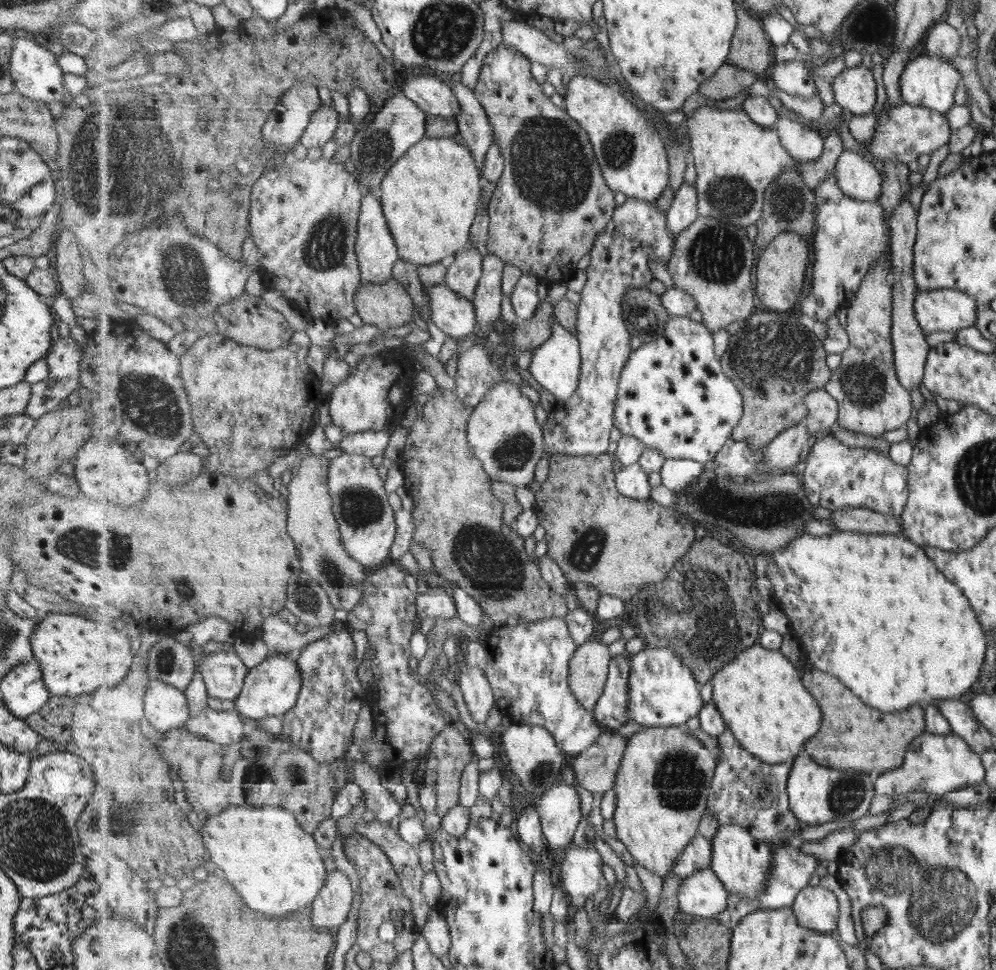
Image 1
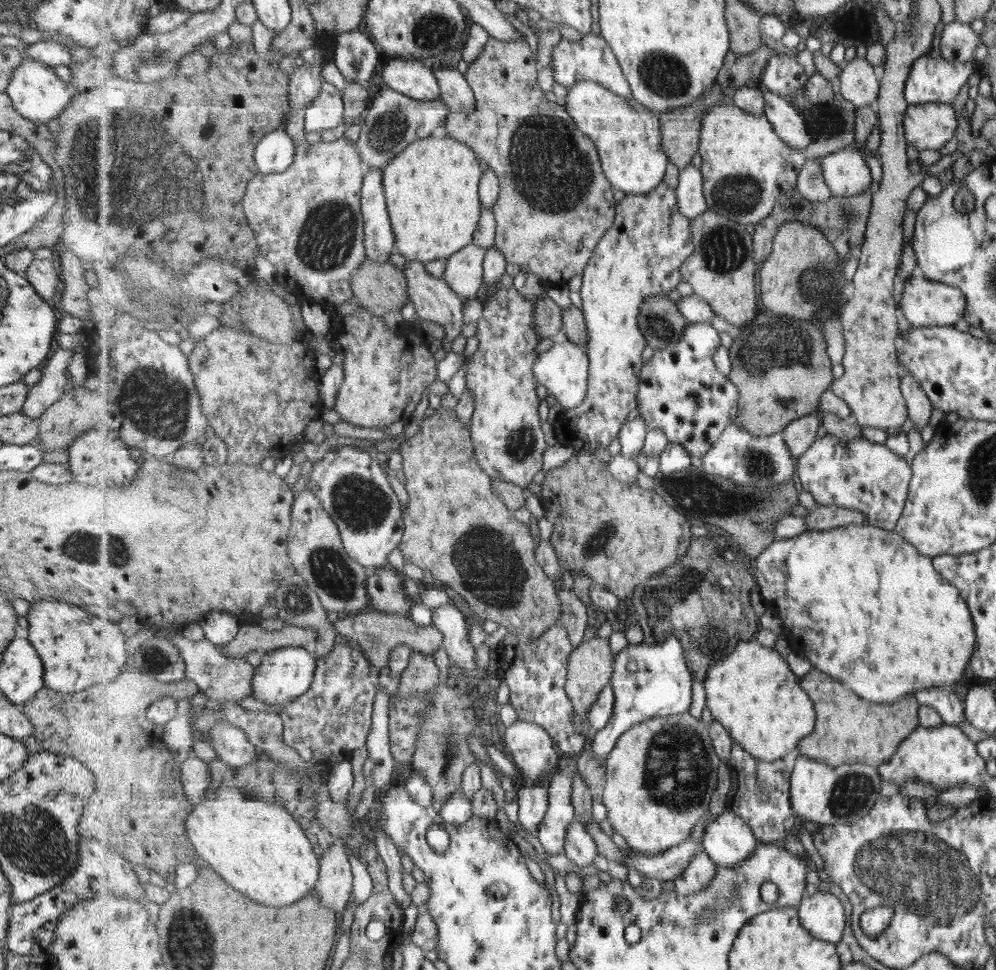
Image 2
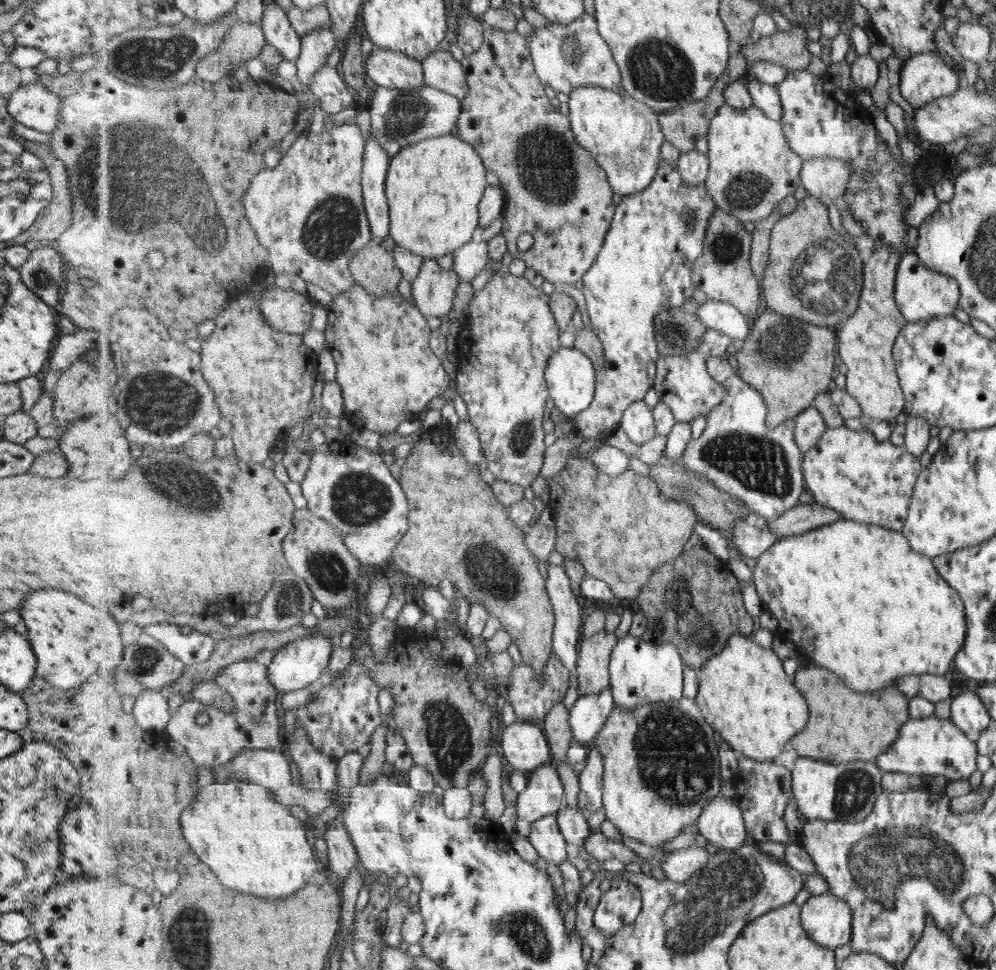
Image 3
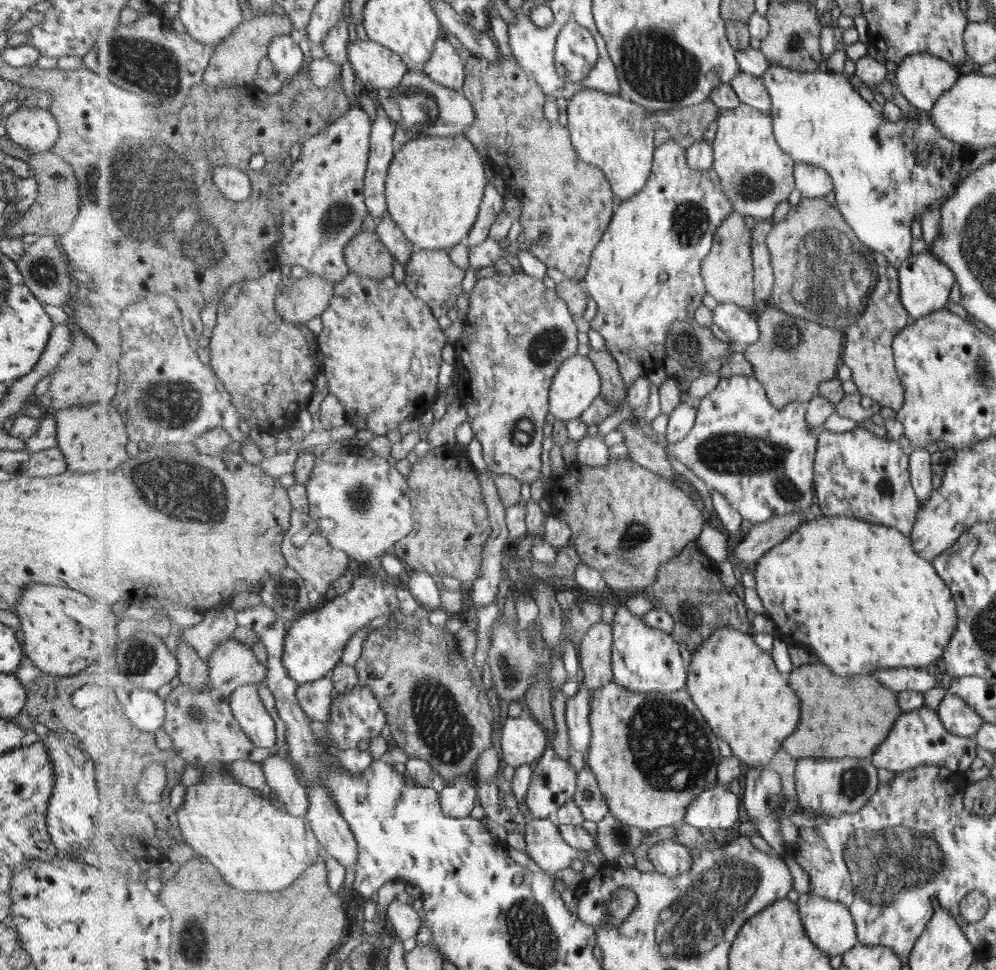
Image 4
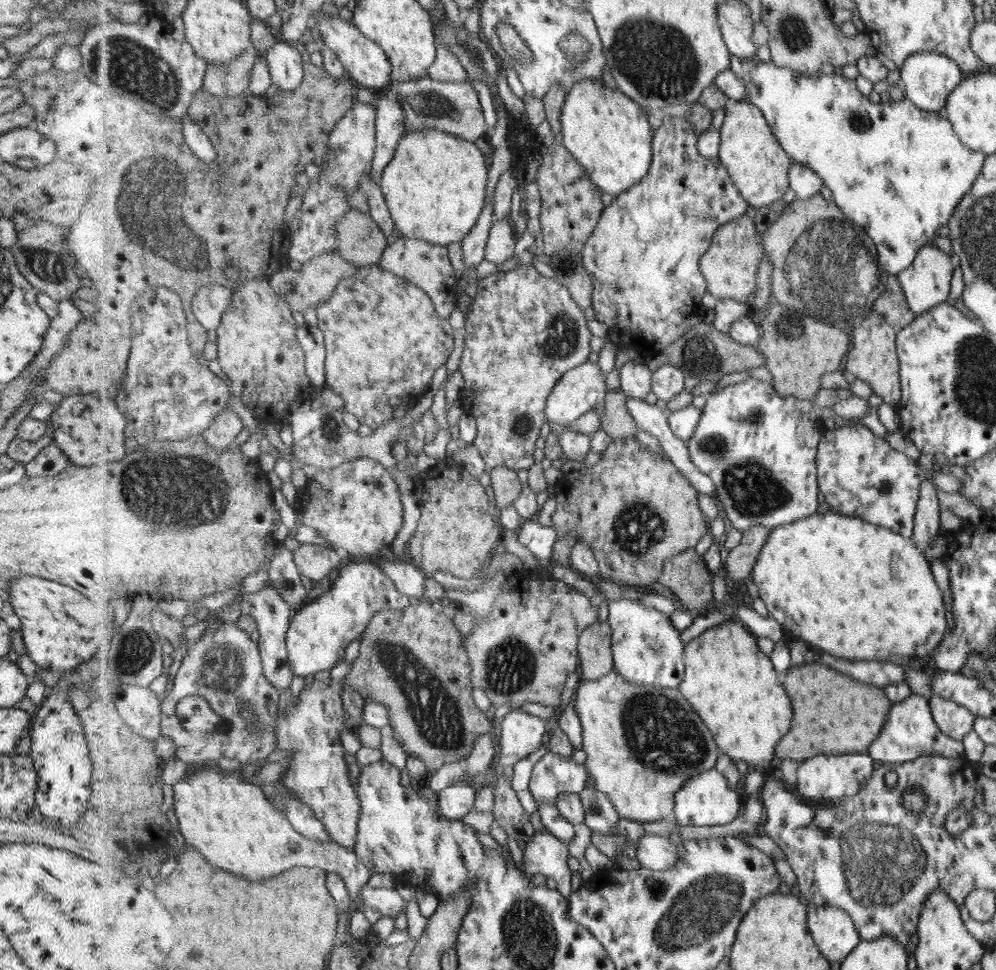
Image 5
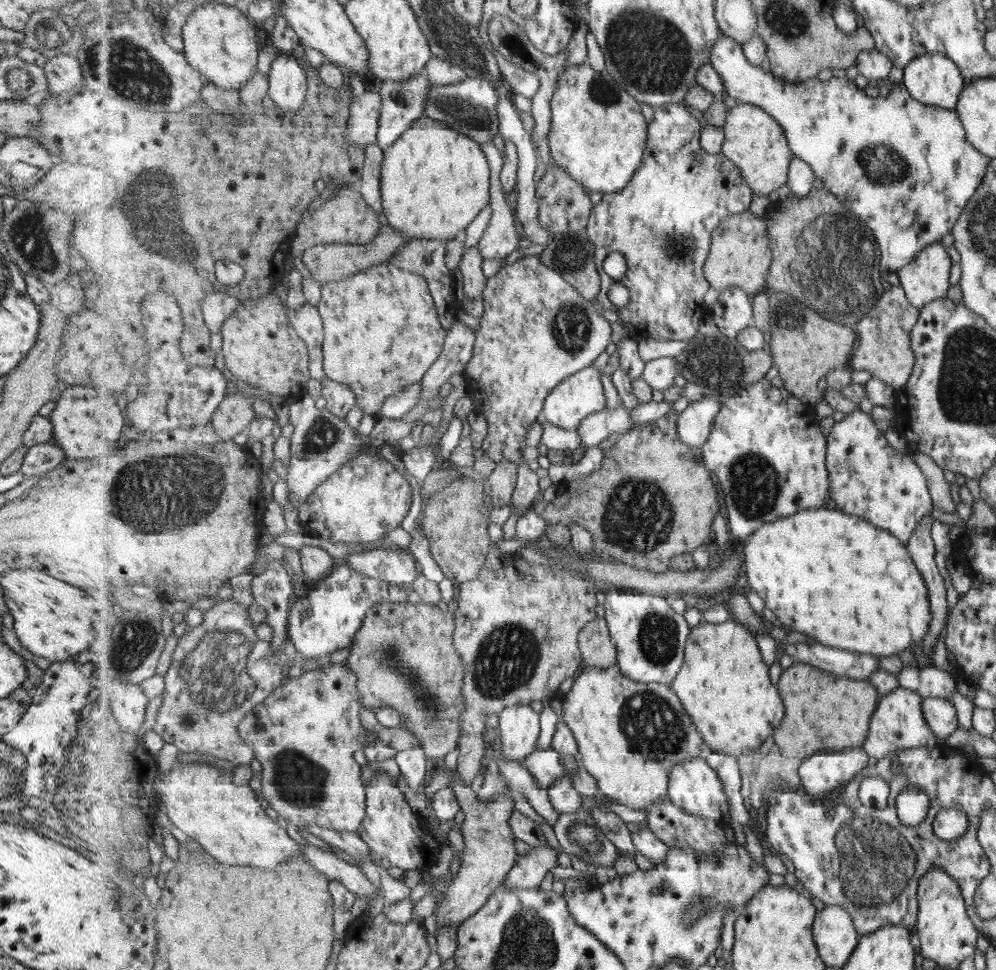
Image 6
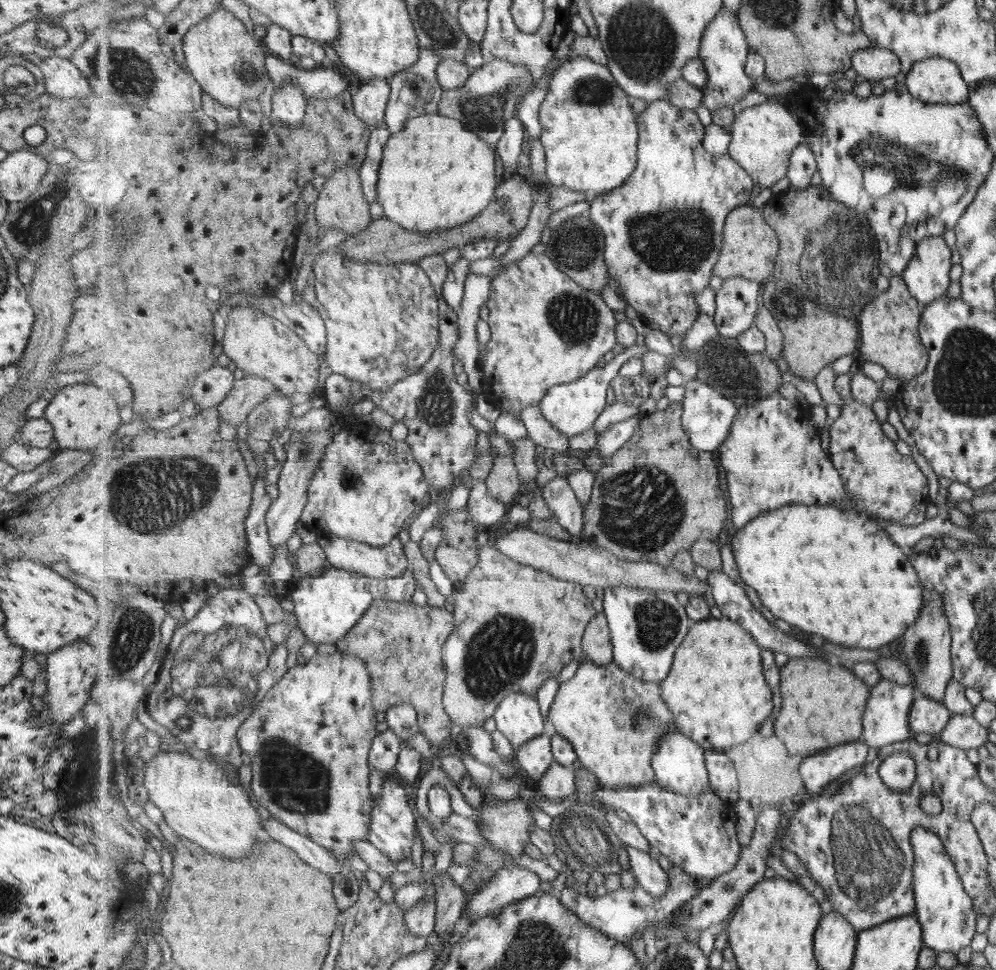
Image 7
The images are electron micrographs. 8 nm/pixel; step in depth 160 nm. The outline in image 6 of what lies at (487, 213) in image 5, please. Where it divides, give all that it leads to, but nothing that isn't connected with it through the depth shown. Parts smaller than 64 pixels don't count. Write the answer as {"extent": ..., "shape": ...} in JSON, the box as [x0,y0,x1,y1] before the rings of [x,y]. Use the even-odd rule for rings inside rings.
{"extent":[459,244,488,301],"shape":[[[476,244],[466,251],[459,266],[464,274],[464,292],[469,301],[482,300],[483,291],[487,287],[488,278],[482,267],[483,261],[483,255]]]}

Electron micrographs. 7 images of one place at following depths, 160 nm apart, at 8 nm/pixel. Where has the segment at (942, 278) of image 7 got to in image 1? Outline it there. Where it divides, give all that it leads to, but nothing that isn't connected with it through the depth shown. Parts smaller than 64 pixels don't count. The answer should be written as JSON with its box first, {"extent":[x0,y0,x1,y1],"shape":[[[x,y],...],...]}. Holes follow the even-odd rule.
{"extent":[915,289,978,334],"shape":[[[935,289],[916,296],[915,315],[925,334],[957,332],[974,326],[978,304],[975,298],[955,289]]]}

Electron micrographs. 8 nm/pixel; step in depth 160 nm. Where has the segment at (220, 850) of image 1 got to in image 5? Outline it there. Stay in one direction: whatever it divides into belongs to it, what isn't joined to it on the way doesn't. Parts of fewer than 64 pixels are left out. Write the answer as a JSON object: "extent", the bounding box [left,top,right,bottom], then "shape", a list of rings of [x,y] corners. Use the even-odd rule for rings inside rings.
{"extent":[174,764,371,947],"shape":[[[200,764],[200,770],[190,776],[186,776],[182,781],[174,784],[174,811],[180,826],[180,833],[186,841],[186,845],[193,844],[194,848],[203,852],[205,856],[219,868],[235,872],[239,876],[245,876],[249,880],[269,880],[277,874],[285,872],[295,867],[319,867],[326,868],[328,872],[336,872],[345,879],[347,888],[351,893],[353,903],[349,911],[339,913],[339,940],[335,940],[335,947],[346,946],[352,937],[348,930],[349,920],[353,912],[357,910],[360,902],[360,890],[369,882],[371,869],[359,858],[355,850],[343,848],[341,844],[329,843],[327,841],[315,841],[303,834],[295,831],[294,825],[288,819],[287,814],[277,810],[271,800],[265,797],[265,792],[261,790],[260,783],[247,784],[240,775],[241,769],[236,771],[221,771],[215,764],[206,770],[204,764]]]}

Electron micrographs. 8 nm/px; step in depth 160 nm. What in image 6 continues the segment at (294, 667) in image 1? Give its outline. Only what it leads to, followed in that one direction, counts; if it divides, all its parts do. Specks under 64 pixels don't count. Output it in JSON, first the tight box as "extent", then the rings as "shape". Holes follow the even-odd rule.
{"extent":[288,562,381,660],"shape":[[[341,562],[335,570],[316,582],[304,597],[294,598],[288,622],[288,634],[298,656],[304,660],[329,656],[335,650],[347,648],[363,626],[367,613],[381,600],[379,580],[365,577],[349,564]]]}

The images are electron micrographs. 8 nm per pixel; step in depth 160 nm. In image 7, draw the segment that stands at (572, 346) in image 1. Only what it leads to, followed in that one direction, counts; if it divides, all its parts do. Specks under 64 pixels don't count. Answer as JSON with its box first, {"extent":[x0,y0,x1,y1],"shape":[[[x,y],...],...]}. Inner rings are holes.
{"extent":[539,344,647,439],"shape":[[[635,344],[635,346],[627,348],[627,350],[618,350],[616,357],[603,368],[595,368],[591,373],[575,382],[551,387],[539,404],[543,416],[553,424],[553,427],[559,429],[569,439],[577,436],[577,434],[587,432],[589,428],[593,428],[597,422],[596,420],[607,407],[607,394],[609,394],[611,380],[615,380],[615,376],[631,358],[641,358],[647,352],[647,348],[645,350],[643,348],[645,346],[641,347]]]}

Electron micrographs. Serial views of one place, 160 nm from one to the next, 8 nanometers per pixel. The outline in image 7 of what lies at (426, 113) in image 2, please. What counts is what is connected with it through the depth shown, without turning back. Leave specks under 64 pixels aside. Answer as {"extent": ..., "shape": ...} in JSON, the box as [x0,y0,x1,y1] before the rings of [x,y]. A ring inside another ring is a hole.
{"extent":[439,60,535,146],"shape":[[[503,60],[484,62],[474,70],[465,86],[448,92],[445,90],[439,114],[456,118],[463,122],[463,126],[475,132],[483,142],[495,146],[506,131],[506,122],[518,114],[518,106],[523,98],[532,92],[535,77],[530,70],[521,63],[512,63]]]}

